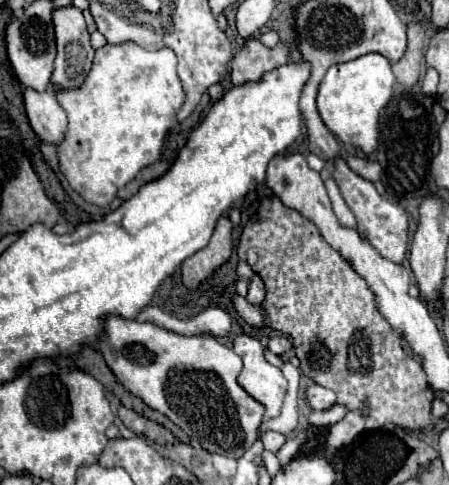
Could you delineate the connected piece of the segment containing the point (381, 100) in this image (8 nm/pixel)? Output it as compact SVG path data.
M376 53L362 55L354 61L338 63L328 69L318 89L318 113L324 125L346 145L360 147L364 153L374 153L378 147L378 125L380 111L392 97L394 75L388 59Z

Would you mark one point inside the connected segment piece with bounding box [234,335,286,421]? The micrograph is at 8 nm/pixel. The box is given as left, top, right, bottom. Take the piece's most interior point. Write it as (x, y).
(264, 382)

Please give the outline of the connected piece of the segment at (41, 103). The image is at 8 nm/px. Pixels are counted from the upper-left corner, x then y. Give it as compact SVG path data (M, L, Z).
M24 91L24 103L26 113L30 119L30 125L34 133L40 137L40 141L50 143L58 147L68 131L68 117L66 111L60 107L52 91Z

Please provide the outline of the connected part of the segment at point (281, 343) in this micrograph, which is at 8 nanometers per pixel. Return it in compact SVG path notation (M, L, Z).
M276 335L268 341L268 349L274 353L274 355L284 355L288 349L292 347L292 343L284 337L284 335Z

